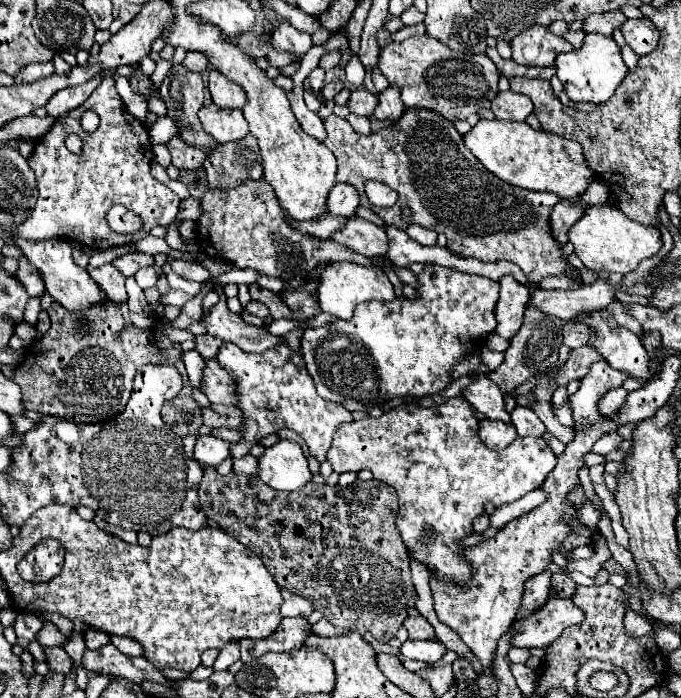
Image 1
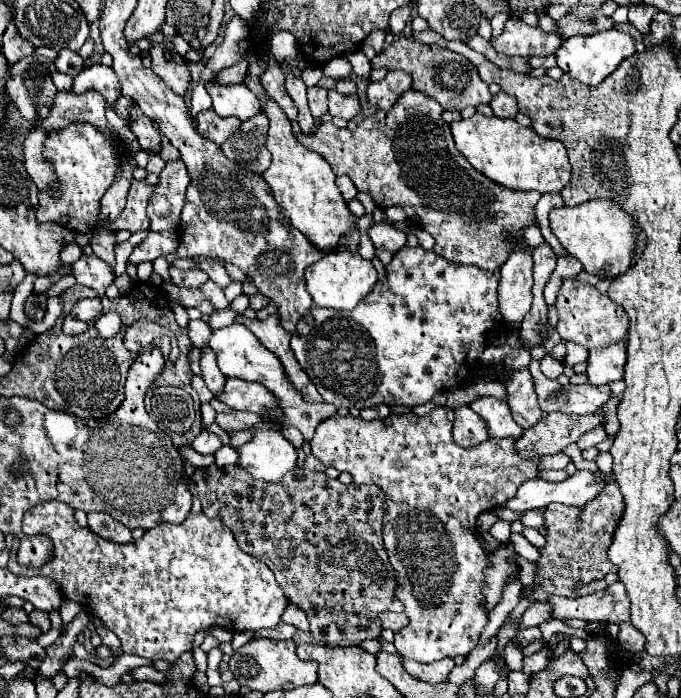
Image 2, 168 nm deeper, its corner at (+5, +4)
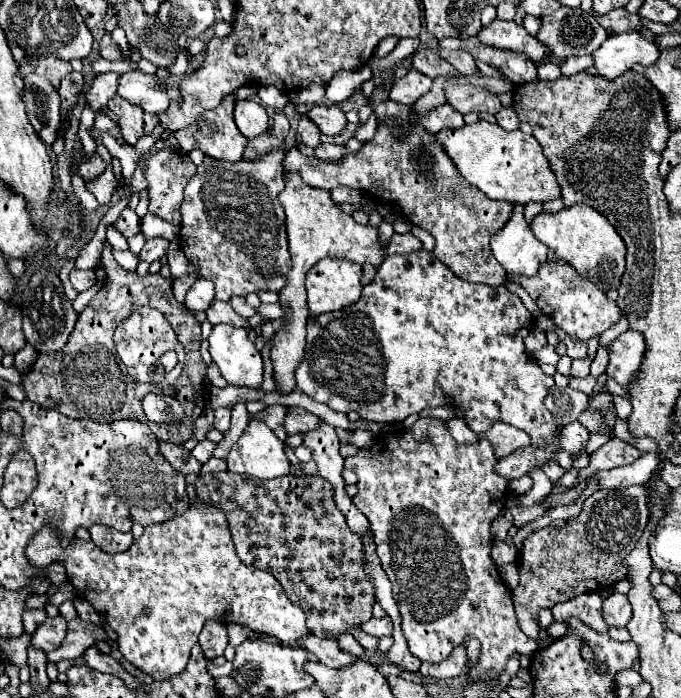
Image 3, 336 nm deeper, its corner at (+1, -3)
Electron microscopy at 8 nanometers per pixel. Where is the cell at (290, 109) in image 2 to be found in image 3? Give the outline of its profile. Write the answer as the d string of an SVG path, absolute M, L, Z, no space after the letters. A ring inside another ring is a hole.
M261 86L259 92L257 92L257 96L261 98L261 104L271 106L271 108L275 108L275 110L285 108L285 104L289 102L287 94L281 92L281 90L277 90L275 86Z

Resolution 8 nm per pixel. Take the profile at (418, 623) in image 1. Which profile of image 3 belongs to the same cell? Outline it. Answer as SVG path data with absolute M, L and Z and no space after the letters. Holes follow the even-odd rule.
M385 616L385 618L371 618L365 626L361 626L361 630L371 634L371 636L383 638L383 636L391 636L393 634L393 622L389 620L389 616Z

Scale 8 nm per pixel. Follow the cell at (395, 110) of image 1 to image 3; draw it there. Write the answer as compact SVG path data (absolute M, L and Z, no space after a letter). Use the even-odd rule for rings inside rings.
M409 70L407 76L403 76L391 84L389 100L397 102L397 104L413 106L419 96L423 96L425 92L431 90L431 84L433 84L433 80L429 80L425 74L421 74L417 70Z

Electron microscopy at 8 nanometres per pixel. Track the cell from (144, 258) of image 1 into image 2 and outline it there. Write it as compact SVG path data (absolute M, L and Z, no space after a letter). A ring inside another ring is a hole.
M149 231L149 235L133 249L129 261L133 265L139 265L143 261L153 261L159 255L169 255L177 251L177 235L175 231L161 231L161 233L153 233Z

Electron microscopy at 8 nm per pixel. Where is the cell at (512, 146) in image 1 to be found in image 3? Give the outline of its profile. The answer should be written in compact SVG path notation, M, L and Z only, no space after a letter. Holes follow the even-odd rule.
M481 120L477 124L465 124L463 128L455 130L441 130L437 140L445 144L445 150L465 180L487 194L491 200L529 204L561 198L561 186L555 180L555 172L549 160L543 156L541 144L521 130L507 132L499 124Z

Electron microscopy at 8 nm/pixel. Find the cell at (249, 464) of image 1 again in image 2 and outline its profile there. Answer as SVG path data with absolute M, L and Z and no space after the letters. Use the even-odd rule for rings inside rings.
M223 445L217 453L215 453L215 465L225 467L225 465L237 465L237 451L229 445Z

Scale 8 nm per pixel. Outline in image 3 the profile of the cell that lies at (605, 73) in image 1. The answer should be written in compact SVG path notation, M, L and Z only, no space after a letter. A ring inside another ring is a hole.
M637 32L613 34L609 36L601 48L593 52L597 74L615 80L623 72L631 70L635 64L653 64L659 58L659 50L655 42L645 40Z

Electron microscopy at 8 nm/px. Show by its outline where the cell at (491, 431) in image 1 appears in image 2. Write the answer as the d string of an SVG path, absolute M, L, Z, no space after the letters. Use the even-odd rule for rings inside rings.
M459 407L455 409L455 423L453 423L453 439L461 447L473 447L481 441L487 441L487 427L477 413L473 413L471 407Z

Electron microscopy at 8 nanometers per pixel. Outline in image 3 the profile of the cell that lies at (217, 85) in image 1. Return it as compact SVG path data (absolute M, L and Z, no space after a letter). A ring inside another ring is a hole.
M237 100L235 102L235 124L243 136L259 136L269 128L269 118L265 106L253 100Z

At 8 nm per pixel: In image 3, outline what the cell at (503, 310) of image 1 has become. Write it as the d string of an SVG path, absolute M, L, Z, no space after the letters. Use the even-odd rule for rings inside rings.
M517 204L505 228L491 238L493 256L509 272L509 276L533 278L539 266L547 260L547 246L535 238L523 216L523 206Z

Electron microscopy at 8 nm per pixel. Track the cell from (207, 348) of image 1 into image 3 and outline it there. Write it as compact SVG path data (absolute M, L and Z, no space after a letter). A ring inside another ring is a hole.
M219 406L215 410L215 428L221 430L221 432L227 432L229 422L231 422L231 408L229 406Z

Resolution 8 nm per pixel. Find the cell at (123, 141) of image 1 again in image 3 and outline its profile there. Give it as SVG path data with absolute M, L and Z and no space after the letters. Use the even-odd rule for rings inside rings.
M83 148L79 150L79 162L71 160L71 172L81 176L85 182L95 180L97 176L101 176L105 172L105 162L101 160L101 156L97 152L87 154Z

